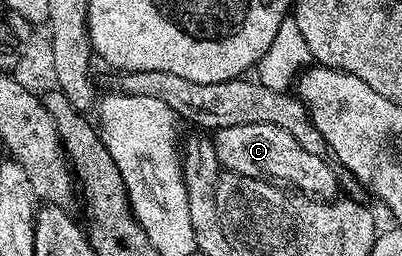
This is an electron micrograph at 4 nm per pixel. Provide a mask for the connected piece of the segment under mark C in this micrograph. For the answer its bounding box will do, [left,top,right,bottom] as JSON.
[212,122,339,202]

